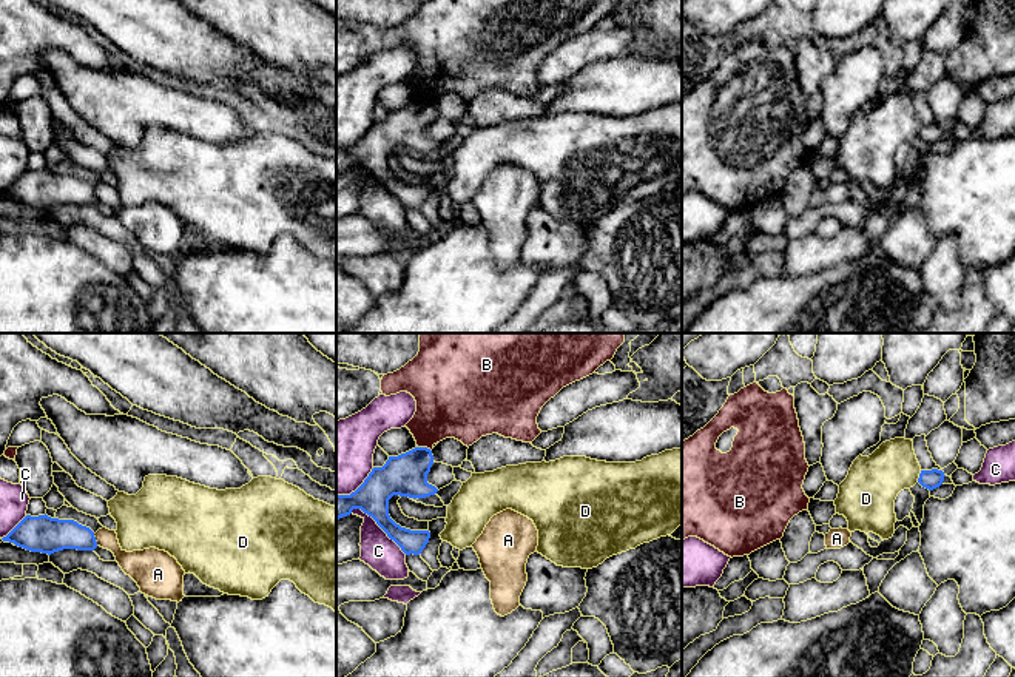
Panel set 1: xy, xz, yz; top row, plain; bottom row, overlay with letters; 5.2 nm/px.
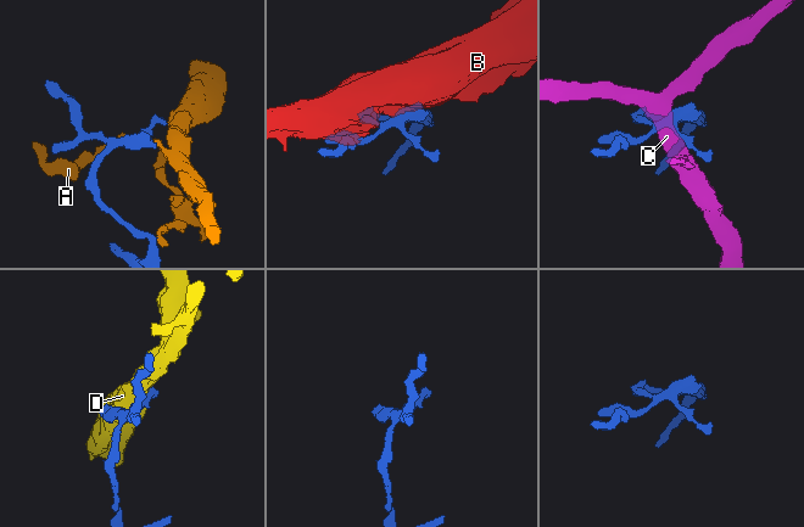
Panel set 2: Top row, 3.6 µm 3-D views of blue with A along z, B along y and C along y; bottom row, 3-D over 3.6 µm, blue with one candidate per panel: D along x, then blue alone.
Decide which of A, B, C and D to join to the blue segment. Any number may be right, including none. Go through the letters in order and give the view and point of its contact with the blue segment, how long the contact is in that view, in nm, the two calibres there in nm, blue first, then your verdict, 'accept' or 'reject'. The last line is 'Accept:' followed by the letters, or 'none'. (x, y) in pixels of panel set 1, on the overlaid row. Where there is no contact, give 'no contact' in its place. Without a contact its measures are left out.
A: contact xy (94, 540); length 70 nm; calibres 190 and 140 nm; reject
B: contact xz (424, 447); length 80 nm; calibres 220 and 340 nm; reject
C: contact xz (378, 525); length 380 nm; calibres 180 and 180 nm; reject
D: contact yz (920, 477); length 70 nm; calibres 100 and 280 nm; reject
Accept: none

